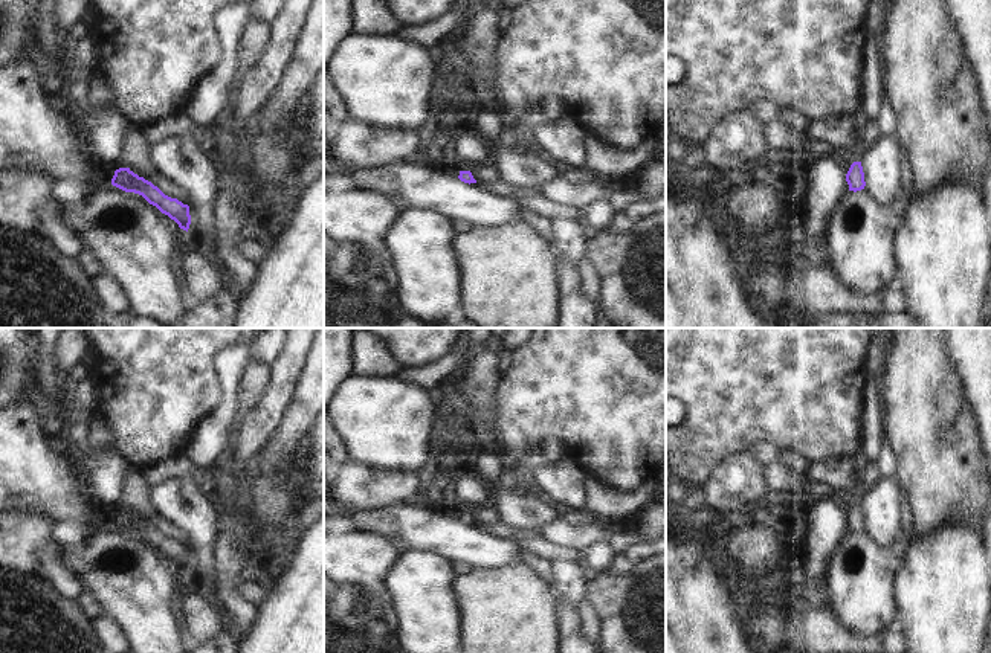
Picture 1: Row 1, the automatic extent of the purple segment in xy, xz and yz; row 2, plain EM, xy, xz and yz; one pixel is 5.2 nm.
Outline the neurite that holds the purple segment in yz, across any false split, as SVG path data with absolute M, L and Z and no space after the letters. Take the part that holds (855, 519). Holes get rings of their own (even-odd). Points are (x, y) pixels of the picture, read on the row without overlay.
M854 503L846 516L849 532L861 532L866 528L861 503Z

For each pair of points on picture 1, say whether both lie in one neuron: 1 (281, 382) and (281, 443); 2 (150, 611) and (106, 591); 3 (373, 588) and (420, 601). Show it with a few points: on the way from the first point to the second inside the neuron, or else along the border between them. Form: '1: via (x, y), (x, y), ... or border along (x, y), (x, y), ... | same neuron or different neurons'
1: border along (295, 386), (283, 418), (261, 446) | different neurons
2: via (139, 600), (130, 591), (116, 591) | same neuron
3: border along (397, 557), (387, 575), (397, 627) | different neurons

